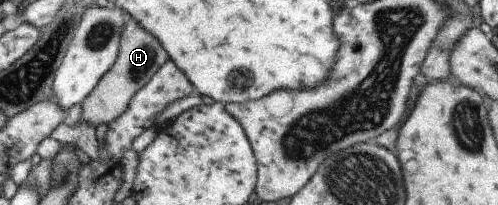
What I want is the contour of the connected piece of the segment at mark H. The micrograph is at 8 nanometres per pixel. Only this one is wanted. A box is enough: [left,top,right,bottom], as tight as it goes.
[77,18,168,128]

